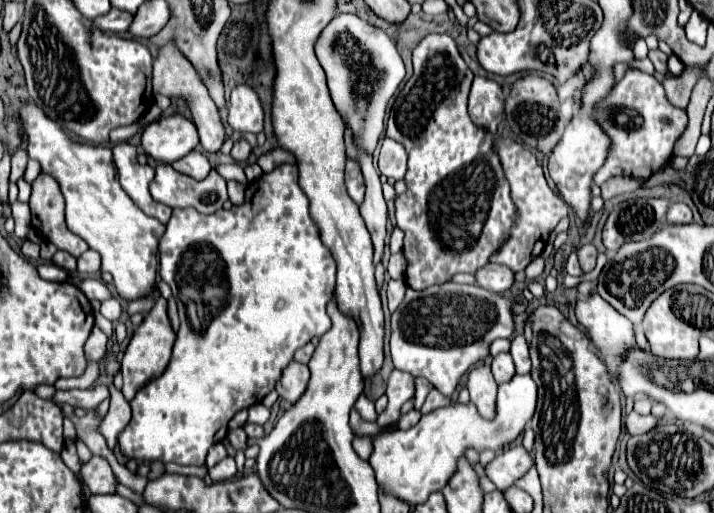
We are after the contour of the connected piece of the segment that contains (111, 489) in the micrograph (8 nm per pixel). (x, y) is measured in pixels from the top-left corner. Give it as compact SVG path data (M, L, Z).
M92 456L90 462L86 462L82 466L80 472L92 494L116 494L118 480L116 480L110 464L104 458Z

